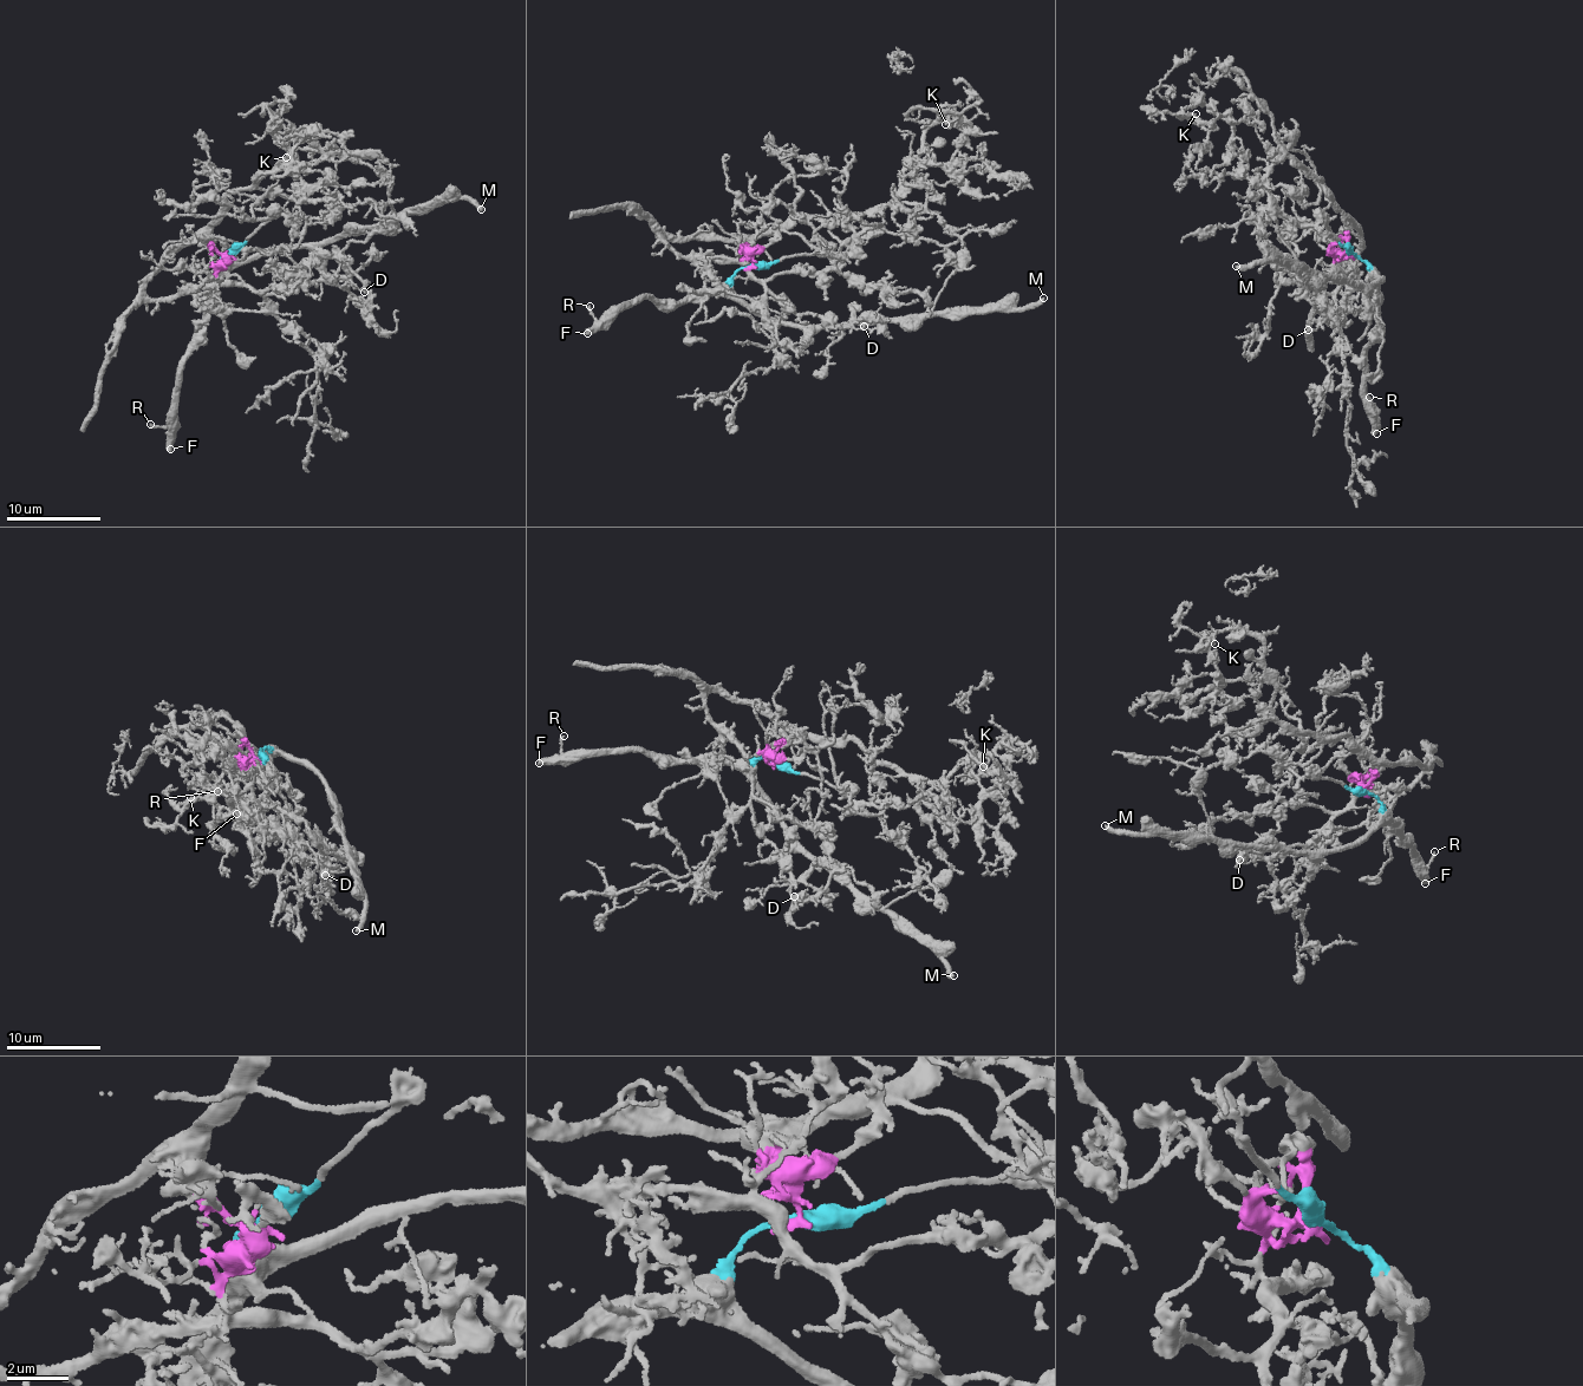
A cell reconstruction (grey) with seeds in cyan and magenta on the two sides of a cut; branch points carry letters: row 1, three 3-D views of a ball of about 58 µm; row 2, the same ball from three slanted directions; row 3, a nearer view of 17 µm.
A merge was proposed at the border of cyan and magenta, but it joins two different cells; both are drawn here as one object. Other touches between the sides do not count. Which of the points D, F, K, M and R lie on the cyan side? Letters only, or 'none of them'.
F, M, R

